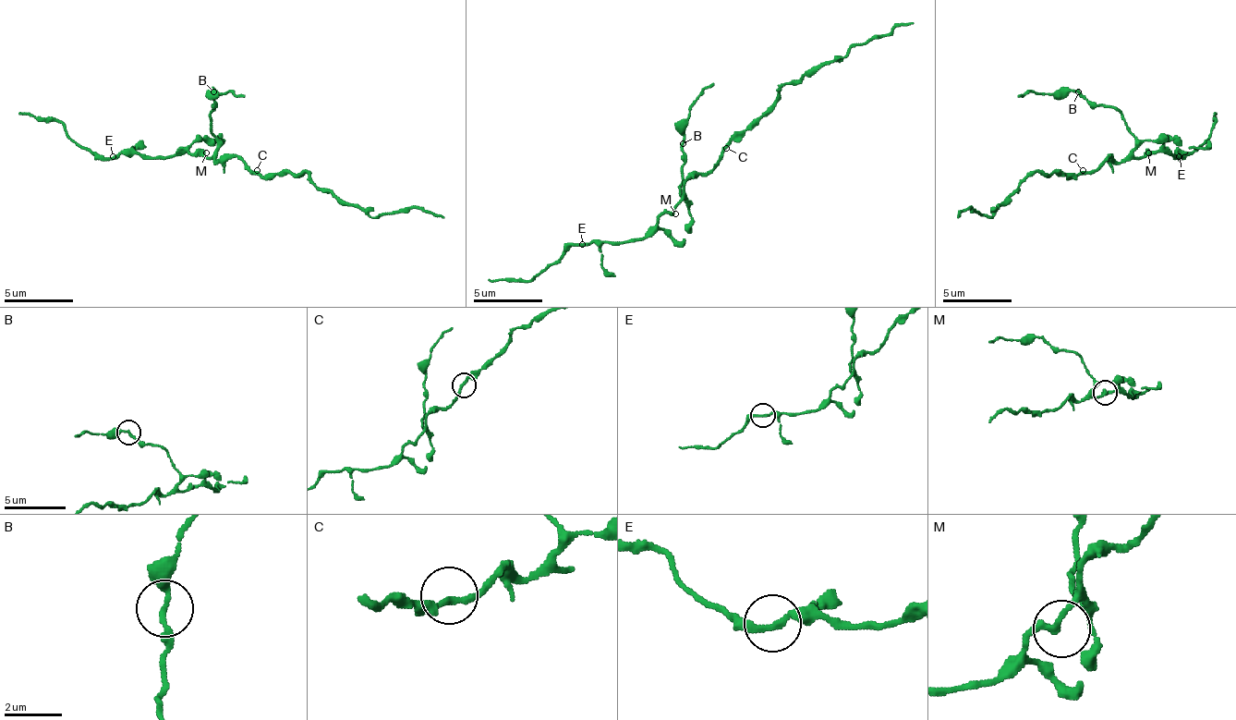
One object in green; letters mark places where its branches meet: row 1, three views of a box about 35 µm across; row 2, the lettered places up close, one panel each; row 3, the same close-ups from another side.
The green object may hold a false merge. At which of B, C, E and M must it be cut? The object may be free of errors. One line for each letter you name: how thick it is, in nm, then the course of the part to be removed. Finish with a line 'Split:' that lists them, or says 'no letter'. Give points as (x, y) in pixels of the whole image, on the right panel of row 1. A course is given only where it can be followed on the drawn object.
B: Thickness 190 nm. Course of the part to remove: (1079, 91), (1041, 94), (1027, 91), (1017, 98)
Split: B

